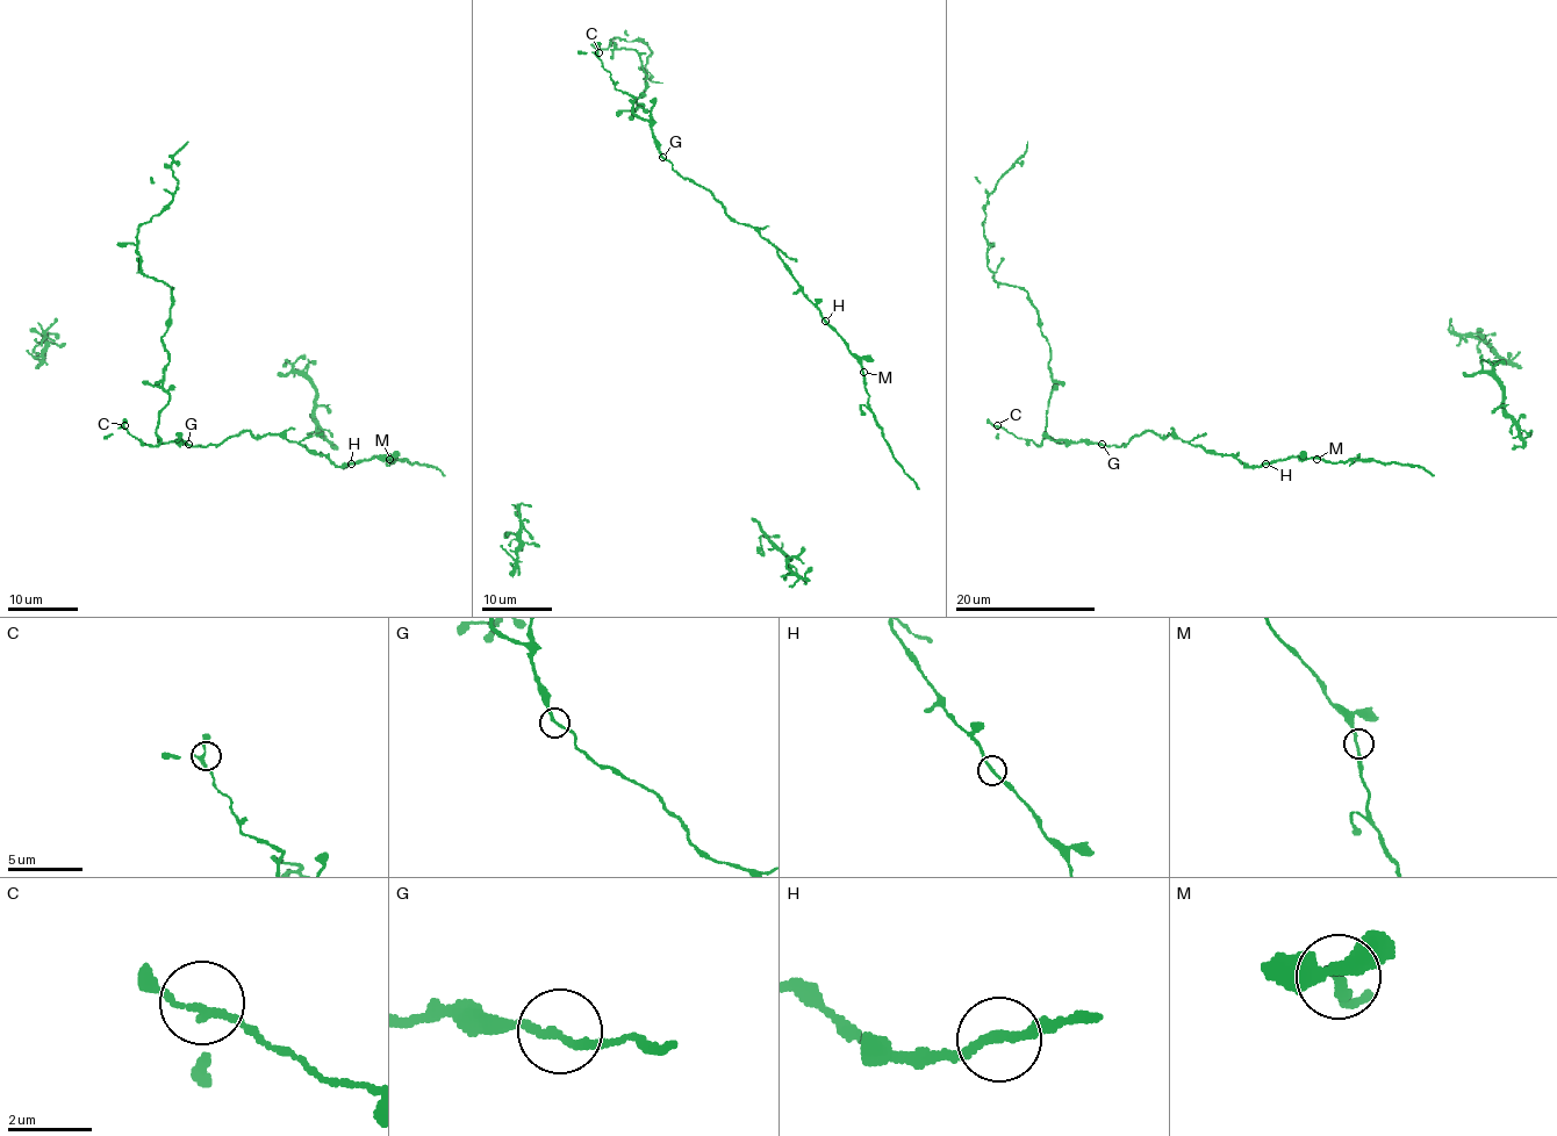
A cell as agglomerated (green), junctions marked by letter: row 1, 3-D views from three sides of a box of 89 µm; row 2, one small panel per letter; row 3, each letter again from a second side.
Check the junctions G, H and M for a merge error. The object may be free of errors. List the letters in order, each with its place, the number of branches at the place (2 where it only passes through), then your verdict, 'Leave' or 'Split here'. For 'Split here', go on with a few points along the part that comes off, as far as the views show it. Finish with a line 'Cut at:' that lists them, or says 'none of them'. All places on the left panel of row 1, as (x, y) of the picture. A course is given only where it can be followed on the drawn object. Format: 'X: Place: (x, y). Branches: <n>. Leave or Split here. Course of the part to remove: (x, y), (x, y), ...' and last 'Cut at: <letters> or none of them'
G: Place: (188, 444). Branches: 2. Leave
H: Place: (351, 464). Branches: 2. Leave
M: Place: (389, 459). Branches: 2. Leave
Cut at: none of them

